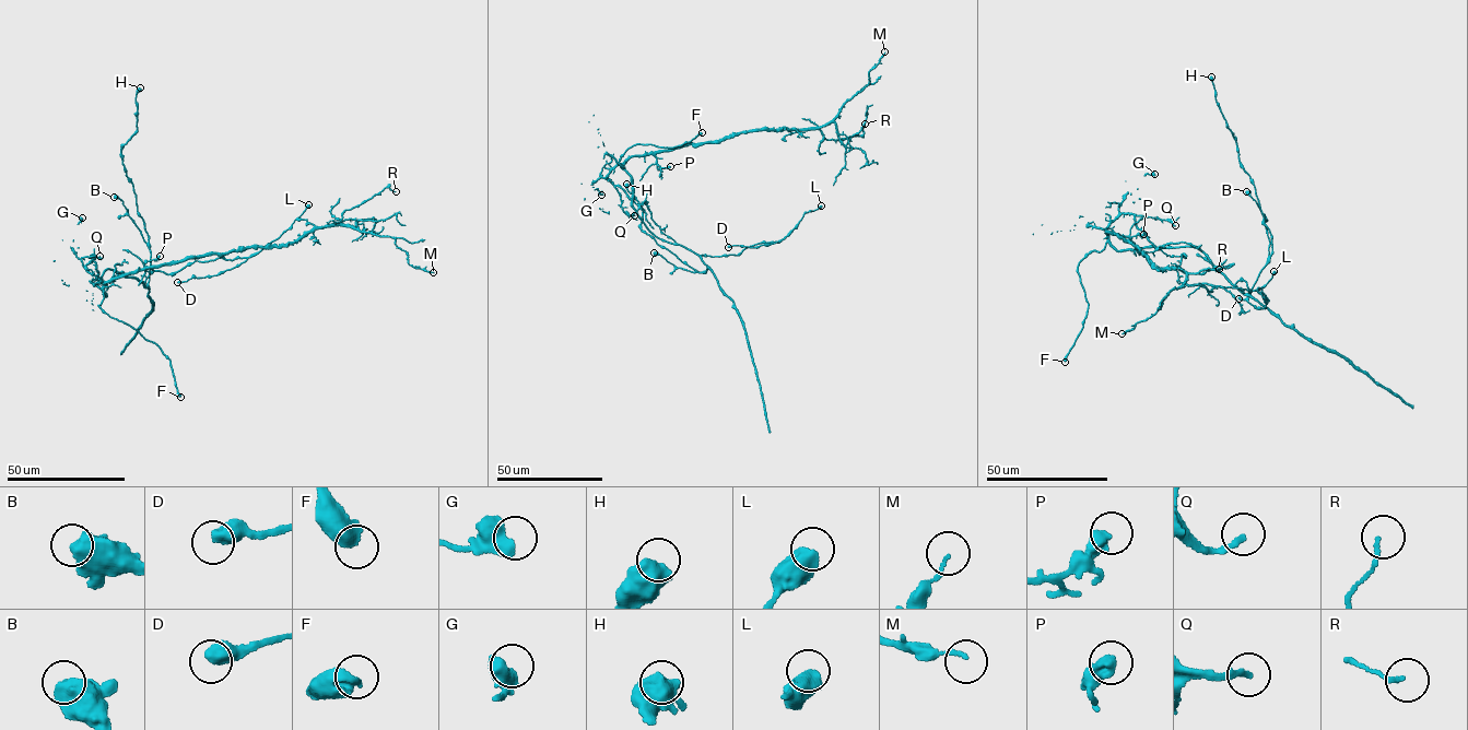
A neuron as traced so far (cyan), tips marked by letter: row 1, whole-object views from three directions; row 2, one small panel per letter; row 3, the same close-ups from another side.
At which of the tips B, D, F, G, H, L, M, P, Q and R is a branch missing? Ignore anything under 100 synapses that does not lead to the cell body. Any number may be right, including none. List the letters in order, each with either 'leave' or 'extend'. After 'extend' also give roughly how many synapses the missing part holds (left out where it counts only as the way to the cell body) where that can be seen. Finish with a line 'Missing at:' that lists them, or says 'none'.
B: leave
D: leave
F: extend
G: leave
H: leave
L: leave
M: leave
P: leave
Q: leave
R: leave
Missing at: F

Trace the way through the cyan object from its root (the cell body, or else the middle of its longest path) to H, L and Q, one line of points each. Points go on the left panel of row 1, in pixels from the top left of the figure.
H: (106, 294), (95, 284), (108, 268), (144, 286), (150, 275), (148, 233), (121, 153), (137, 130), (140, 87)
L: (106, 294), (95, 284), (108, 268), (143, 282), (153, 271), (253, 256), (308, 204)
Q: (106, 294), (102, 282), (85, 266), (93, 258), (91, 256), (100, 256)

